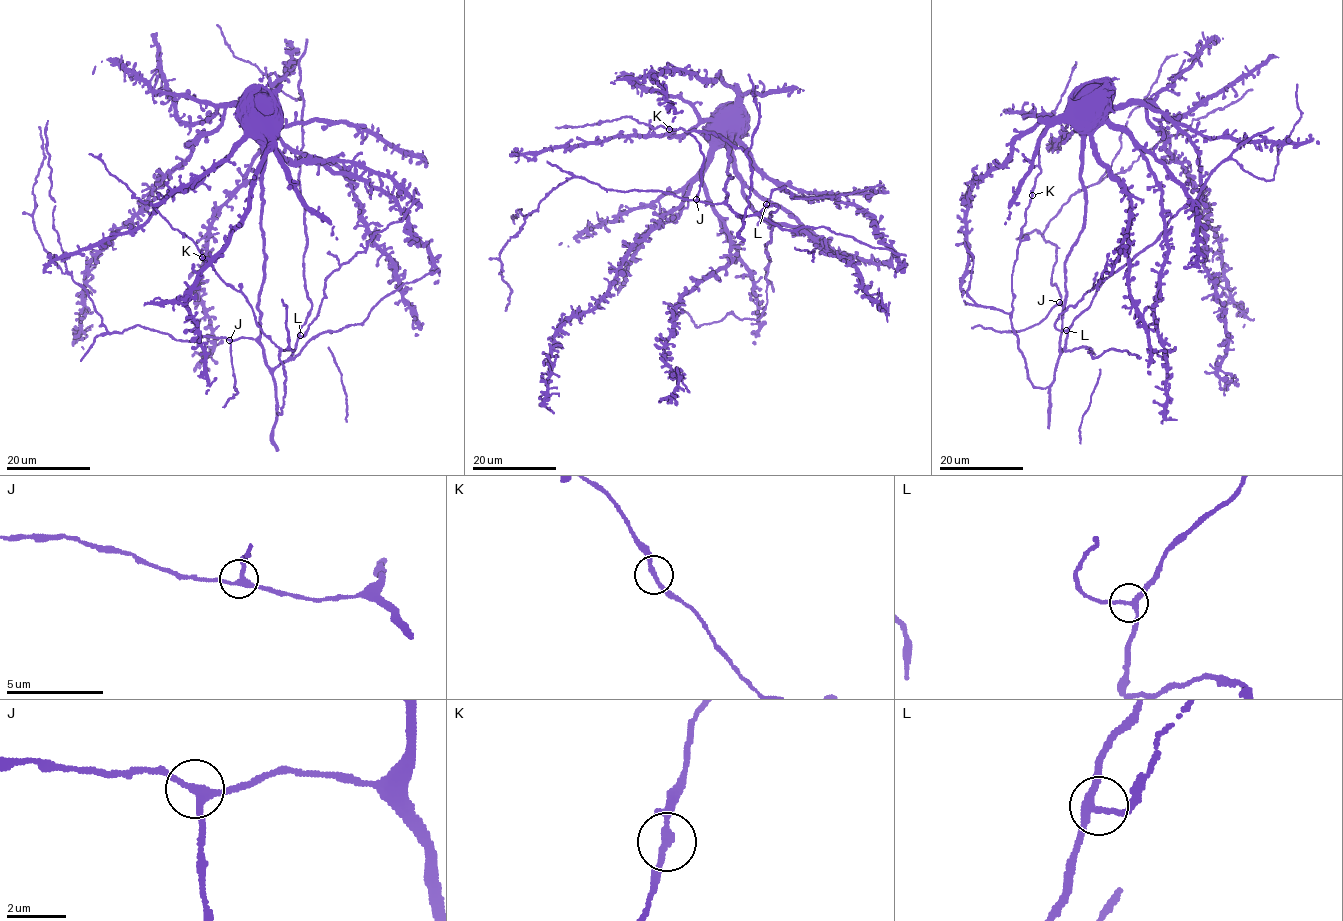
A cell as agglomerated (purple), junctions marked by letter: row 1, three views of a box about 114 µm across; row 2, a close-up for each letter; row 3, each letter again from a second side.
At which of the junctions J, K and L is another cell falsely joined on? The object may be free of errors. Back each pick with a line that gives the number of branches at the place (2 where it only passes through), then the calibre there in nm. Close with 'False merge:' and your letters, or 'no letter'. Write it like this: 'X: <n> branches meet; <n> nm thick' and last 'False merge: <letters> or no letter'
False merge: no letter

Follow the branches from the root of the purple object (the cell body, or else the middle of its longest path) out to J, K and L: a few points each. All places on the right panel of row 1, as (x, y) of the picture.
J: (1076, 99), (1086, 216), (1084, 229), (1065, 262), (1064, 313), (1059, 302)
K: (1076, 99), (1086, 216), (1065, 262), (1059, 356), (1044, 388), (1029, 379), (1011, 323), (1012, 272), (1032, 195)
L: (1076, 99), (1086, 216), (1084, 229), (1065, 262), (1061, 351), (1066, 330)

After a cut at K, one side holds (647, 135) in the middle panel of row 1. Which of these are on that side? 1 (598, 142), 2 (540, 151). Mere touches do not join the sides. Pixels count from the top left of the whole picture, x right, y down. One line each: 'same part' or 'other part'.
1: same part
2: same part

